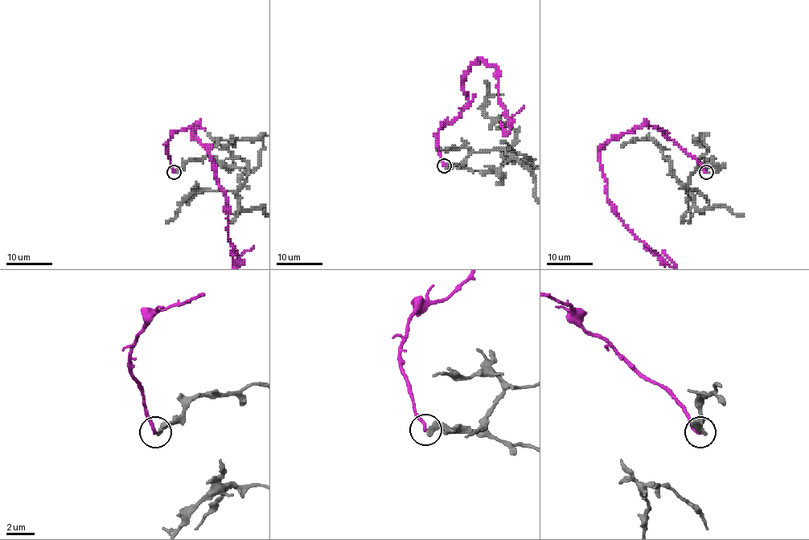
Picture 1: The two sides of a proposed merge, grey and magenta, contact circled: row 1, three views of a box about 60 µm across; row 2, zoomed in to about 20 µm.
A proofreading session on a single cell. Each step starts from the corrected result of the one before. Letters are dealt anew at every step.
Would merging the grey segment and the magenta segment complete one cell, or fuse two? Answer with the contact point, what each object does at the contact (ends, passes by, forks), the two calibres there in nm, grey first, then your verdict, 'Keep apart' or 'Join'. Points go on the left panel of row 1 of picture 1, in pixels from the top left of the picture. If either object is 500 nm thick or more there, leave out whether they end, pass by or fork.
Place: (174, 172). At the ring grey ends. At the ring magenta ends. Thickness 400 nm (grey) against 240 nm. Keep apart

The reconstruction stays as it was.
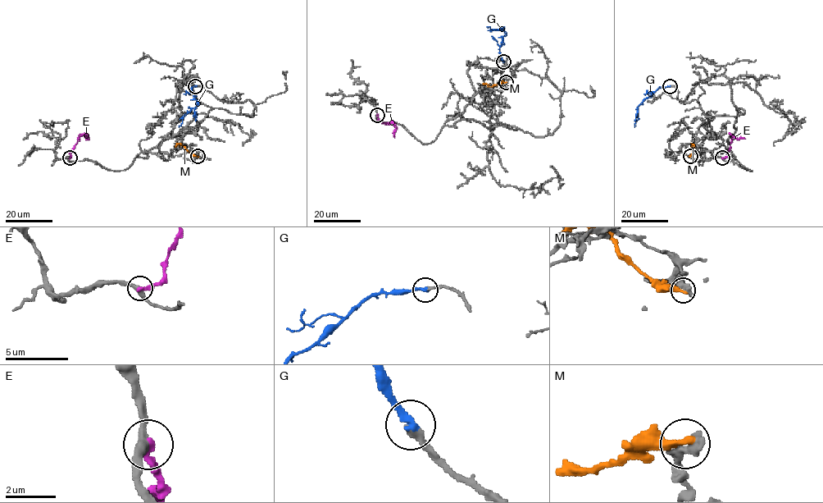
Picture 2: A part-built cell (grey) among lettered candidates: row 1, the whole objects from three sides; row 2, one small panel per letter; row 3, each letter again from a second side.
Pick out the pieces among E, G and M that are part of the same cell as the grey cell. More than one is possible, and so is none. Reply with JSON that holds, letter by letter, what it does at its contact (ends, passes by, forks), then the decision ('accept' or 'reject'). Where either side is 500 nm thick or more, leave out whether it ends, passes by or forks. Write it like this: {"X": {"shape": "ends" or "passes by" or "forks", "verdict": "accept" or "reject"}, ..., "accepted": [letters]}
{"E": {"shape": "ends", "verdict": "reject"}, "G": {"shape": "ends", "verdict": "accept"}, "M": {"verdict": "reject"}, "accepted": ["G"]}

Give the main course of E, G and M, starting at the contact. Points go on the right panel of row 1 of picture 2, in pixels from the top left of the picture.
E: (722, 157), (727, 156), (732, 141), (730, 134), (745, 138)
G: (670, 86), (660, 87), (638, 107), (634, 126)
M: (690, 157), (694, 145), (692, 146)

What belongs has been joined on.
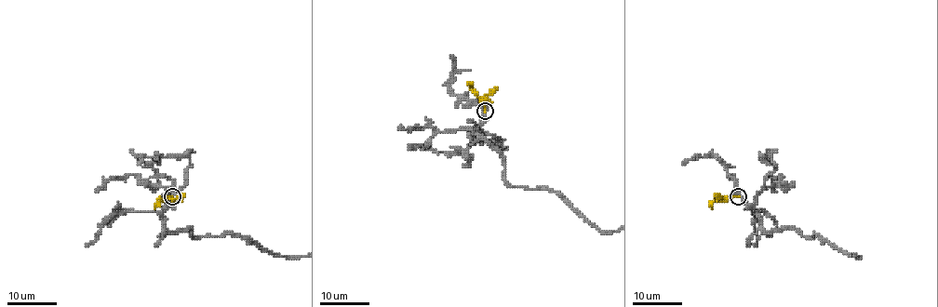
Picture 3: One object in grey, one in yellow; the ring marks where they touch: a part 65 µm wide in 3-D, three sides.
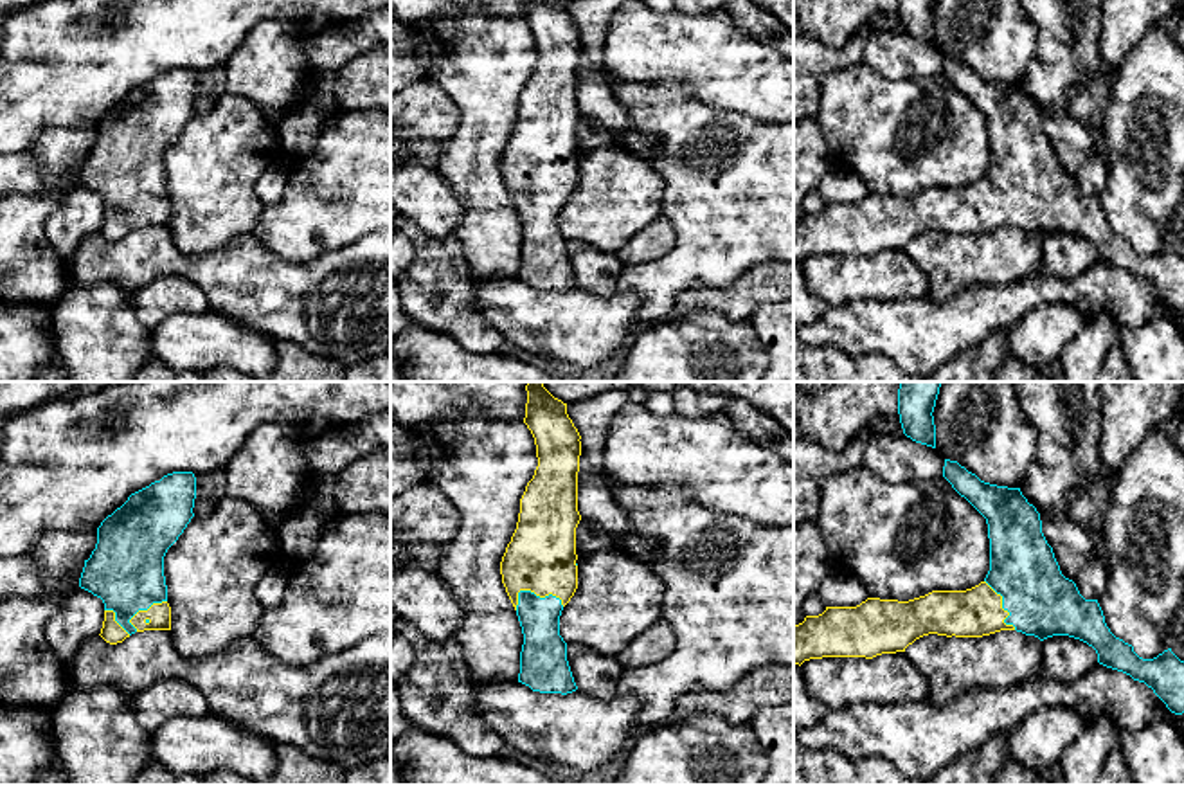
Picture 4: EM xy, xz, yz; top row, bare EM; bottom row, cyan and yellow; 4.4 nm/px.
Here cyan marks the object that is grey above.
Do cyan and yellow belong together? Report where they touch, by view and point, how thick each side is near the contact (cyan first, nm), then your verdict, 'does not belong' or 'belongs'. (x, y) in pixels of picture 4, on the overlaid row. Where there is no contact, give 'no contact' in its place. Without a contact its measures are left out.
xz (533, 593) | 180/300 nm | belongs

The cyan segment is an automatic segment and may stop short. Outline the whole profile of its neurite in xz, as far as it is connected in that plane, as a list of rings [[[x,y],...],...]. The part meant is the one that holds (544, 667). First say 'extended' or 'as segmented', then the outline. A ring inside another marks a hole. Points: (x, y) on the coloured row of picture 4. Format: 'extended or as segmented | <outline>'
extended | [[[527,382],[525,391],[524,423],[534,438],[538,466],[520,499],[516,529],[502,556],[500,574],[524,634],[518,682],[533,691],[567,695],[578,686],[567,661],[567,643],[560,636],[560,616],[578,589],[576,528],[581,520],[578,511],[581,436],[567,414],[567,403],[554,398],[543,382]]]

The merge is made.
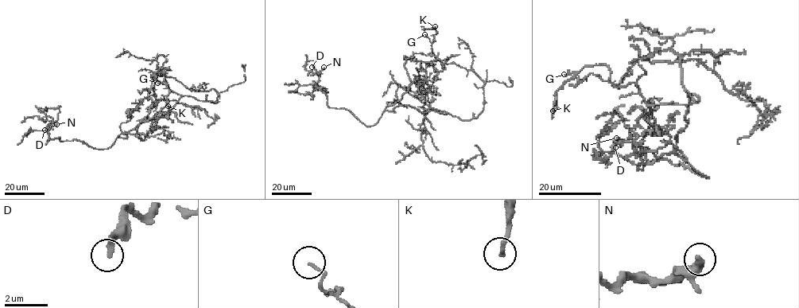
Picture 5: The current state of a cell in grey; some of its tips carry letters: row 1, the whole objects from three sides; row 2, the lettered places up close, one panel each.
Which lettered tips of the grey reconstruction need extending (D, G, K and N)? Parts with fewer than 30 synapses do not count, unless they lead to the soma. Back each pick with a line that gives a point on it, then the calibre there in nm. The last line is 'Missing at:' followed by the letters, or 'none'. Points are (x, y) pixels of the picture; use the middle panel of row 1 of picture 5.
Missing at: none

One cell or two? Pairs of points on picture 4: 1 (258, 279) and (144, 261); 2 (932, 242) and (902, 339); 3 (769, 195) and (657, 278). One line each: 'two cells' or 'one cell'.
1: one cell
2: two cells
3: one cell

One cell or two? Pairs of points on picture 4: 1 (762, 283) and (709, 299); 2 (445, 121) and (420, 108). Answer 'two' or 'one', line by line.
1: one
2: one

